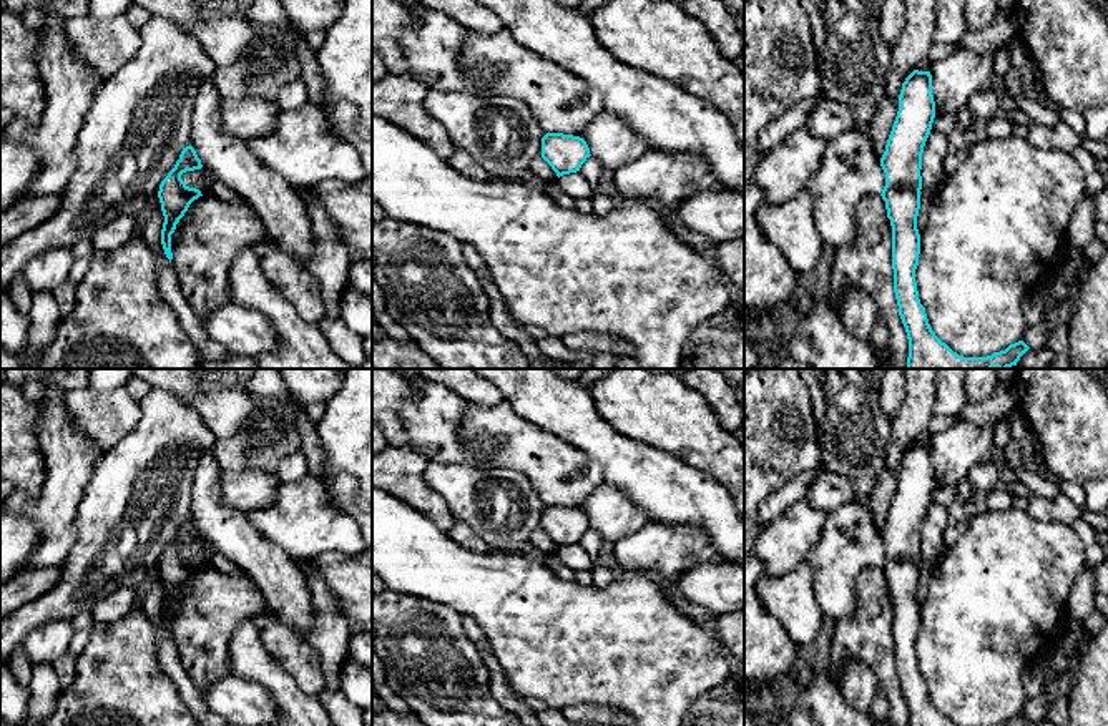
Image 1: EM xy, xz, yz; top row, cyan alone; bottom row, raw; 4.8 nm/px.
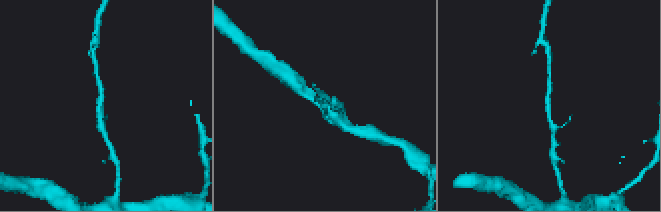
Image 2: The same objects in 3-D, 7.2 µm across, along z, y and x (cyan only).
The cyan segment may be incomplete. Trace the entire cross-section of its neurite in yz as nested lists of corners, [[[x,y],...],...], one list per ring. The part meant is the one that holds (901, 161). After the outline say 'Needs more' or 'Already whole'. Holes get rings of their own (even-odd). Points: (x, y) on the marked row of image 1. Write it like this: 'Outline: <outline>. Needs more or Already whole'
Outline: [[[914,70],[902,83],[899,111],[880,158],[885,173],[880,196],[892,226],[894,292],[909,339],[907,369],[1008,369],[1030,349],[1023,341],[987,357],[958,356],[935,336],[919,299],[920,169],[934,118],[932,75]]]. Already whole

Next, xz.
Outline: [[[547,133],[542,138],[542,158],[552,166],[558,178],[580,171],[590,156],[590,148],[580,136]]]. Already whole

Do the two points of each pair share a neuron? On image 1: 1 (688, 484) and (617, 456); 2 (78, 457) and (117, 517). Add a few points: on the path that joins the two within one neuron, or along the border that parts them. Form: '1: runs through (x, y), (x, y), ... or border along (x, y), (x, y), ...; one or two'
1: runs through (670, 484), (660, 484), (635, 467); one
2: border along (103, 452), (97, 459), (77, 514); two

